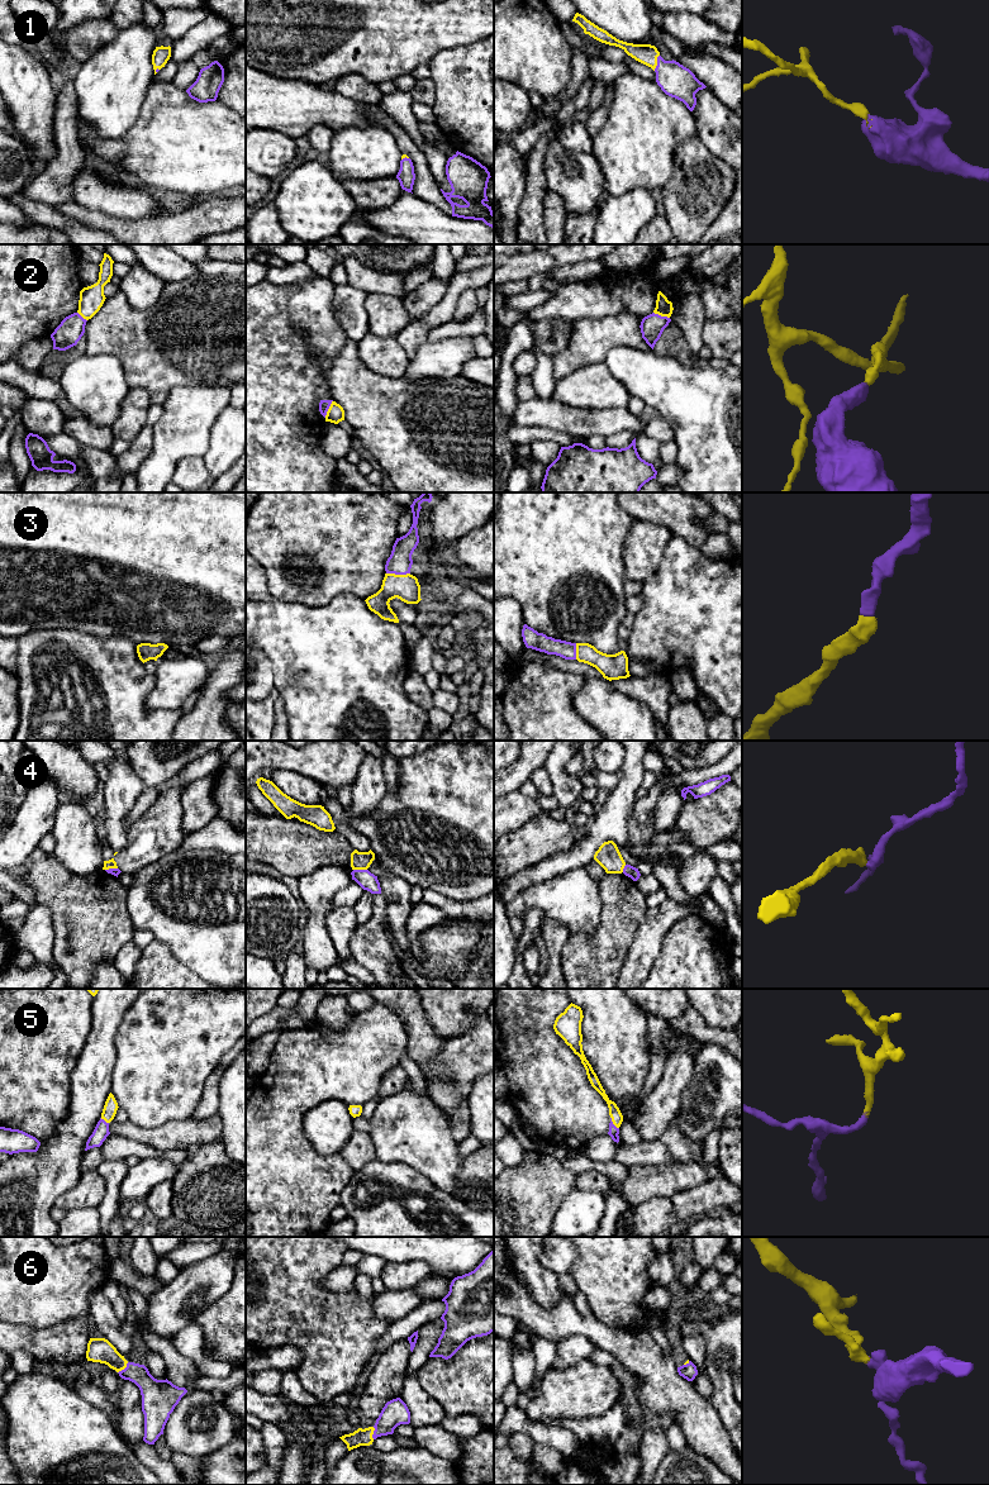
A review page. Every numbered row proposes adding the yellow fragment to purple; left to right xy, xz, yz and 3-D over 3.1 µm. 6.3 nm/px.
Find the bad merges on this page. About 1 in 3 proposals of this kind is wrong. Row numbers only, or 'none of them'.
2, 4

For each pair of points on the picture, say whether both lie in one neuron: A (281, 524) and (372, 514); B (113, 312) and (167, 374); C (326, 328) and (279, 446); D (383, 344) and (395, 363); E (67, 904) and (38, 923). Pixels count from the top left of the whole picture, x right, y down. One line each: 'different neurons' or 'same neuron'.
A: same neuron
B: same neuron
C: same neuron
D: same neuron
E: different neurons

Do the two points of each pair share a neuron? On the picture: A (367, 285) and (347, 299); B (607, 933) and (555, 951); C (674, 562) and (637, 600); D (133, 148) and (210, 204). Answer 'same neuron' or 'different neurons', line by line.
A: different neurons
B: different neurons
C: different neurons
D: different neurons

